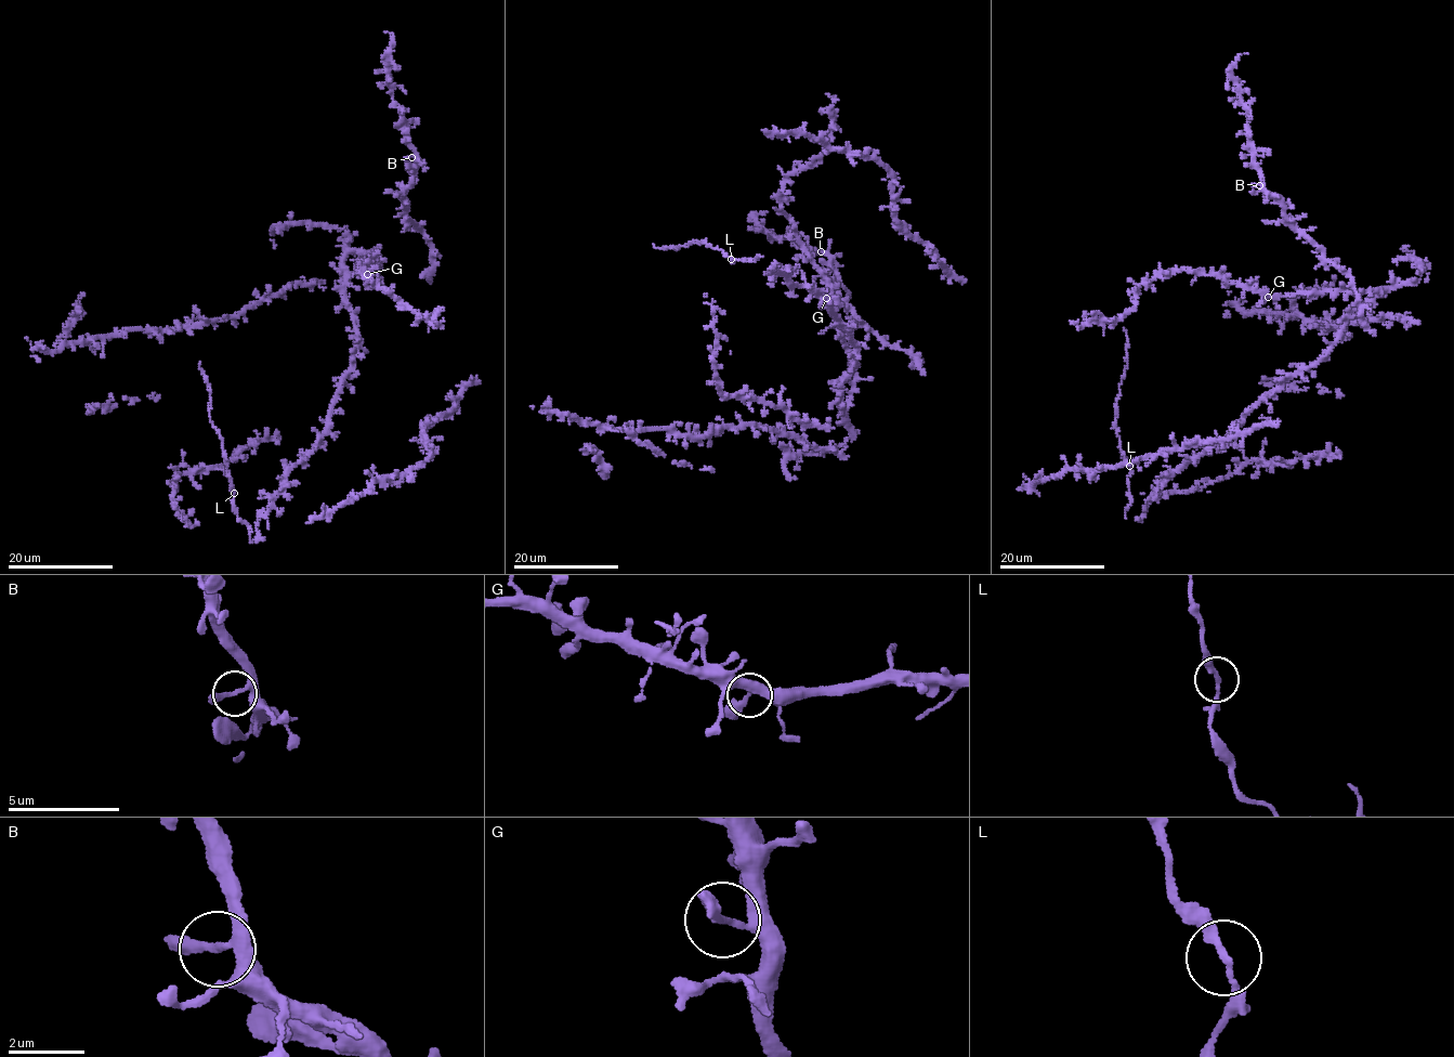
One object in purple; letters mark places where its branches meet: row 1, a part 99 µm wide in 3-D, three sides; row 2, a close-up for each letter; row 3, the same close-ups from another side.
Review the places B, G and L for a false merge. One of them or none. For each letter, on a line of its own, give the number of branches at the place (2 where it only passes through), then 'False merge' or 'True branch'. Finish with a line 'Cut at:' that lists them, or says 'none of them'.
B: Branches: 2. True branch
G: Branches: 2. True branch
L: Branches: 2. True branch
Cut at: none of them

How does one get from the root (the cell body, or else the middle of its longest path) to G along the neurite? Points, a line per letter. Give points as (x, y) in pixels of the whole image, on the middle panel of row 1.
G: (838, 320), (855, 348), (854, 364), (838, 382), (845, 406), (854, 387), (852, 364), (833, 302), (826, 298)

